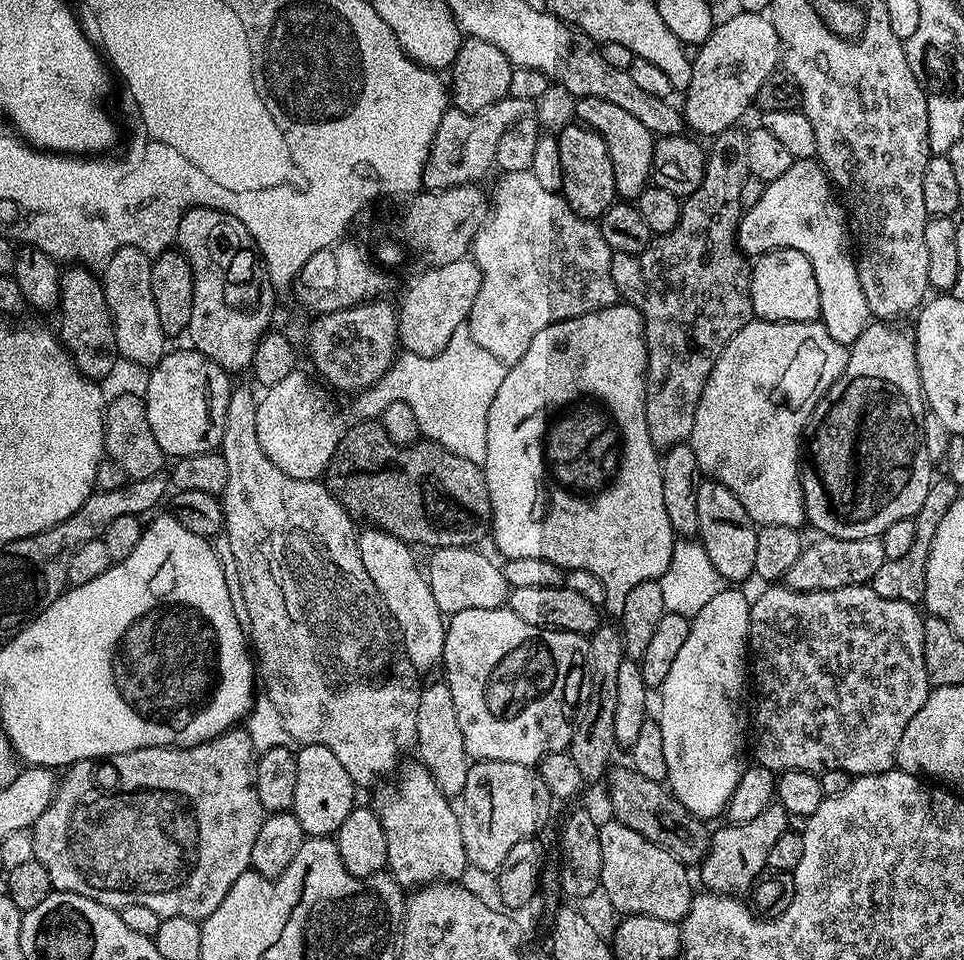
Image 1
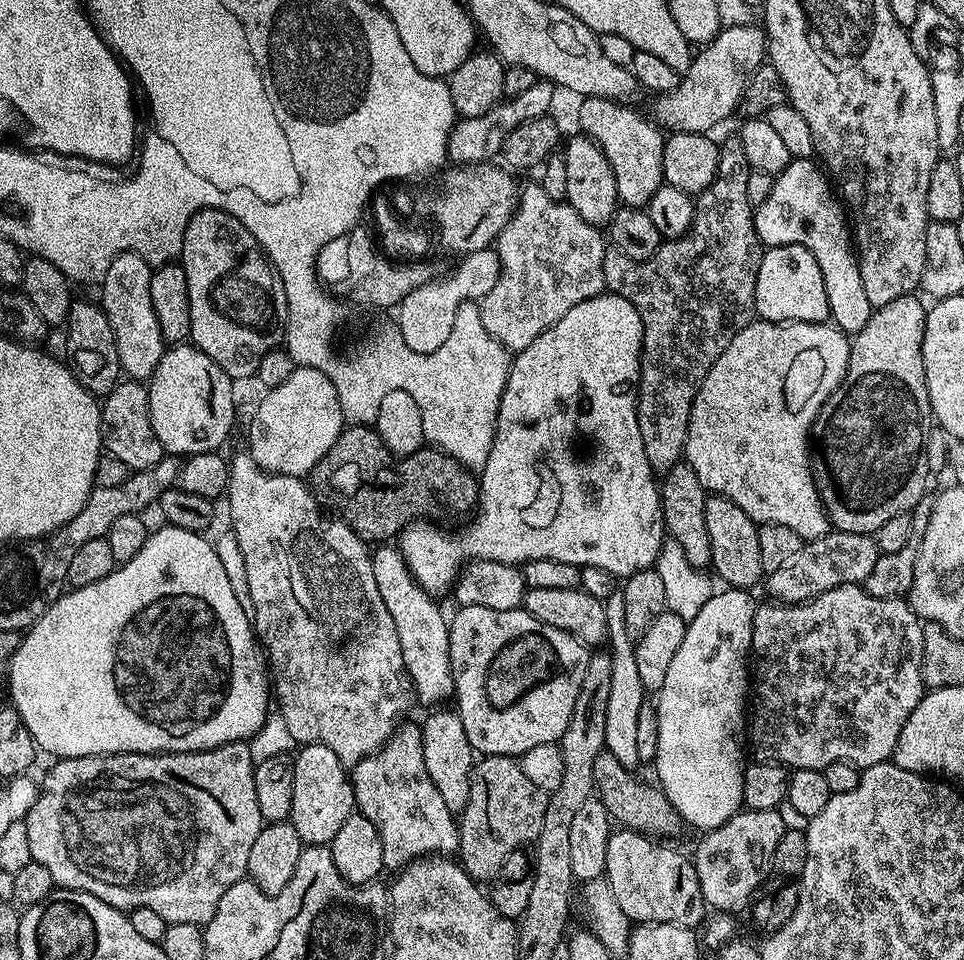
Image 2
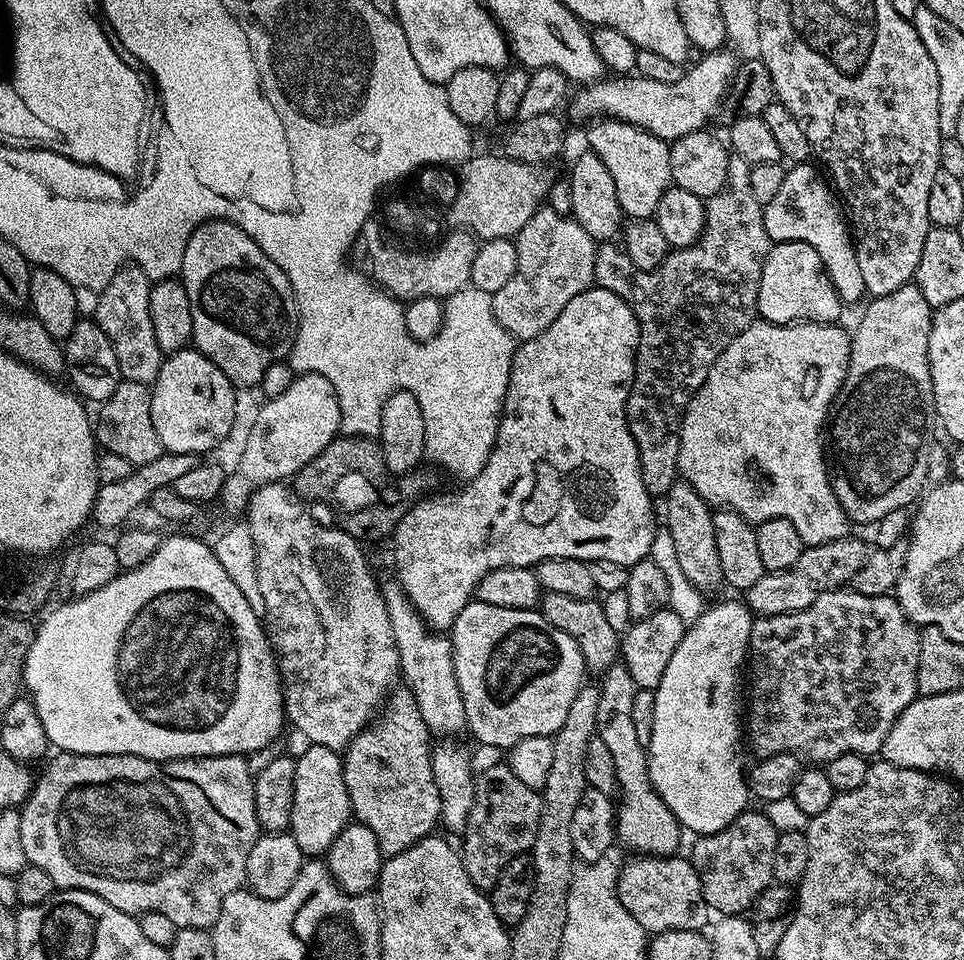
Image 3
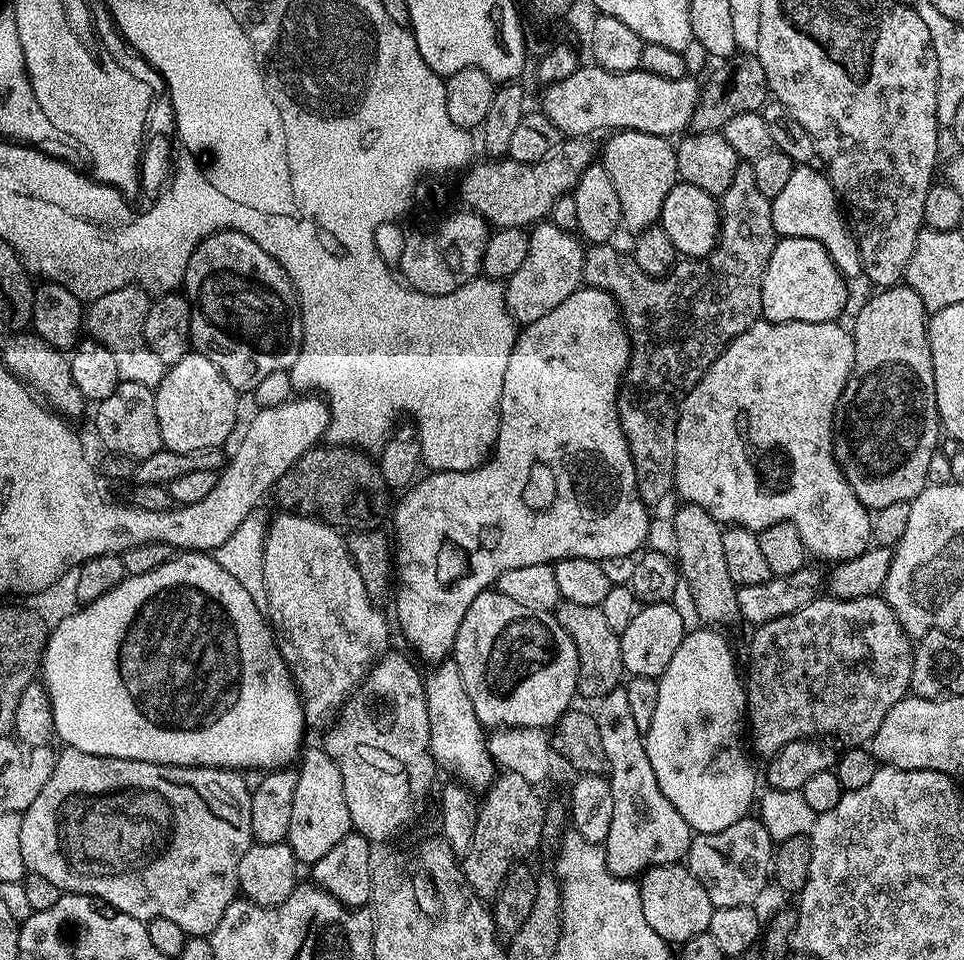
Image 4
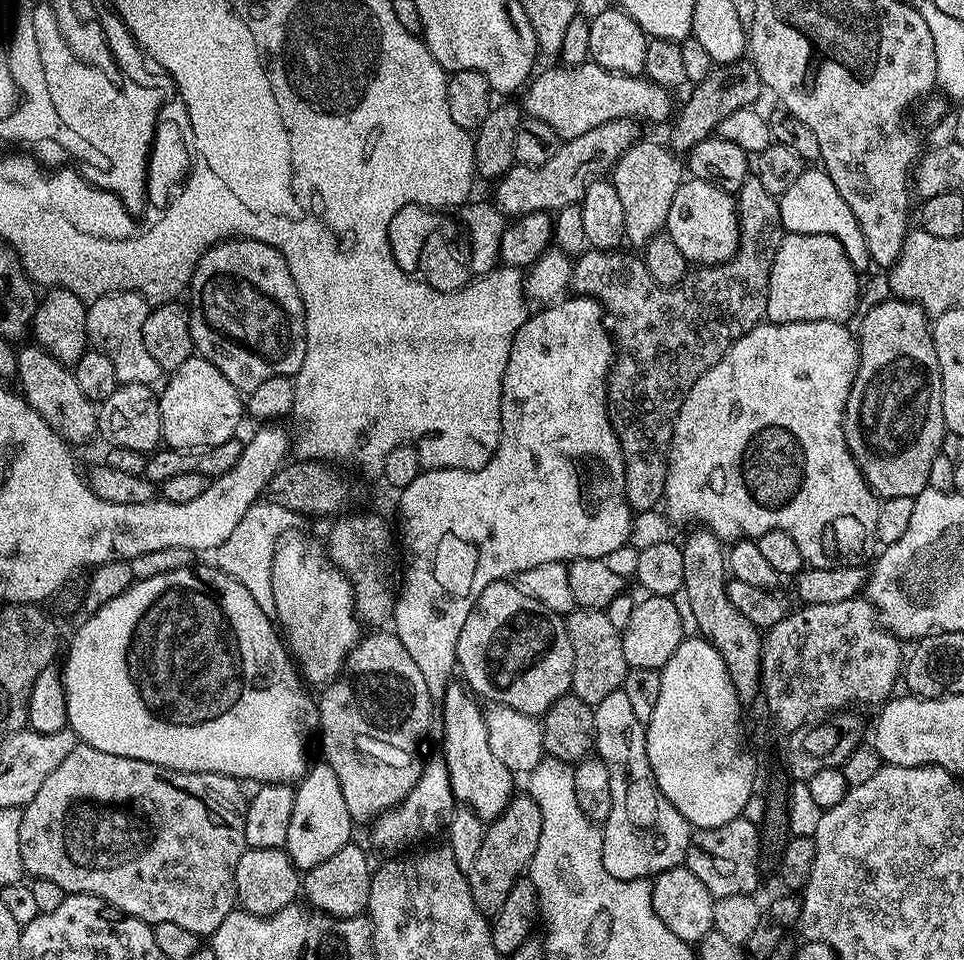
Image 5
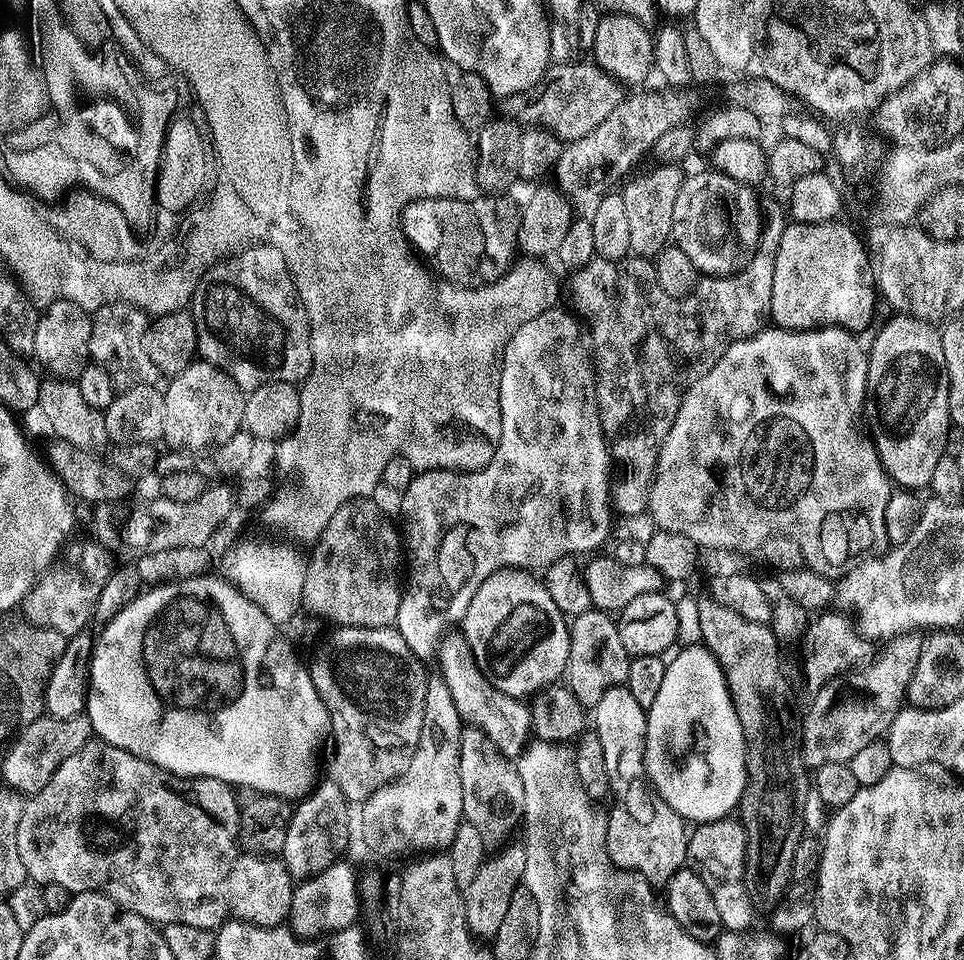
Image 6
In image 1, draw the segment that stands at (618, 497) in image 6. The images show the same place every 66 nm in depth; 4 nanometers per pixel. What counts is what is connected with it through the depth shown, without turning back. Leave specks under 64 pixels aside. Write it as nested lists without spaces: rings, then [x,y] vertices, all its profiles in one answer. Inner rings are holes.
[[[733,126],[711,137],[702,186],[681,203],[678,226],[674,226],[674,230],[656,236],[646,250],[638,254],[612,254],[610,278],[614,278],[616,295],[623,303],[638,309],[644,319],[644,341],[648,347],[646,428],[650,430],[650,442],[658,450],[673,448],[691,437],[698,398],[702,398],[714,362],[718,362],[730,338],[754,318],[750,298],[752,264],[736,242],[742,215],[742,182],[749,176],[746,162],[748,132],[742,129]]]

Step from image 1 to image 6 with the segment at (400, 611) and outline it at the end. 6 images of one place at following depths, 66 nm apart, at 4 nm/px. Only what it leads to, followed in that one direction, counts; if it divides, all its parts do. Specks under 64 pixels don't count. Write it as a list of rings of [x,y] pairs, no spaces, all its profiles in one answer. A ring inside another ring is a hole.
[[[468,726],[460,735],[458,775],[462,777],[464,820],[478,829],[485,845],[503,845],[509,839],[507,836],[515,830],[516,823],[521,823],[524,811],[522,778],[515,763],[502,755],[498,746],[494,746],[494,742],[490,742],[490,738],[486,738],[486,734],[480,728]]]

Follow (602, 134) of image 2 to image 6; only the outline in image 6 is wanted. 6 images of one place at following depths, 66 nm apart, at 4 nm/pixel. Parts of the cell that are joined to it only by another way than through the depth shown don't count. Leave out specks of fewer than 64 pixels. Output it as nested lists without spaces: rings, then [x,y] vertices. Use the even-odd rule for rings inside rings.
[[[657,163],[655,167],[645,172],[637,171],[631,178],[625,179],[620,192],[622,203],[626,205],[626,227],[630,230],[630,253],[633,256],[654,258],[672,238],[674,202],[678,199],[685,173],[679,172],[675,163]]]

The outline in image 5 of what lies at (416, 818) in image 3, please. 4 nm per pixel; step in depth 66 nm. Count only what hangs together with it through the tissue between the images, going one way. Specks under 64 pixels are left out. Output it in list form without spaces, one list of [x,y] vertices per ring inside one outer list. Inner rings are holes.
[[[388,630],[373,631],[376,632],[373,636],[365,635],[348,655],[340,675],[318,696],[318,740],[320,736],[320,748],[324,751],[322,760],[338,774],[346,810],[350,810],[350,818],[357,825],[367,825],[383,812],[389,812],[414,790],[422,767],[422,760],[416,755],[432,724],[432,716],[434,720],[434,697],[426,686],[426,678],[422,678],[422,670],[418,670],[414,658],[410,658],[398,637],[391,631],[384,631]]]

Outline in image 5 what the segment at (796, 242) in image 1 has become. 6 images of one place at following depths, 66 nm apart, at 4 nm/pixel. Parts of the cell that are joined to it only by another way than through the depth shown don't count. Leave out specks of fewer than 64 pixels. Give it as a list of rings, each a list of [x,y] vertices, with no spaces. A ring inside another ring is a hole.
[[[805,167],[798,179],[778,197],[780,201],[780,217],[785,233],[794,234],[830,234],[830,238],[838,238],[842,242],[842,250],[846,250],[846,258],[856,267],[857,273],[864,274],[870,268],[866,238],[862,234],[863,224],[854,218],[854,210],[846,204],[828,173],[823,167]]]

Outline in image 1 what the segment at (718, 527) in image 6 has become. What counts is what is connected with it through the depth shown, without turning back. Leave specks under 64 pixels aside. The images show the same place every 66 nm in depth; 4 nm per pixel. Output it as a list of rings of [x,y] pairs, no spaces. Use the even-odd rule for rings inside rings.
[[[753,318],[730,338],[718,362],[714,362],[702,398],[698,398],[690,443],[701,473],[726,486],[726,490],[746,506],[746,514],[750,514],[753,524],[799,529],[800,523],[805,523],[804,495],[800,489],[802,437],[814,406],[818,406],[826,390],[830,390],[832,383],[844,372],[847,361],[845,345],[834,342],[819,322],[786,324],[783,320]]]

